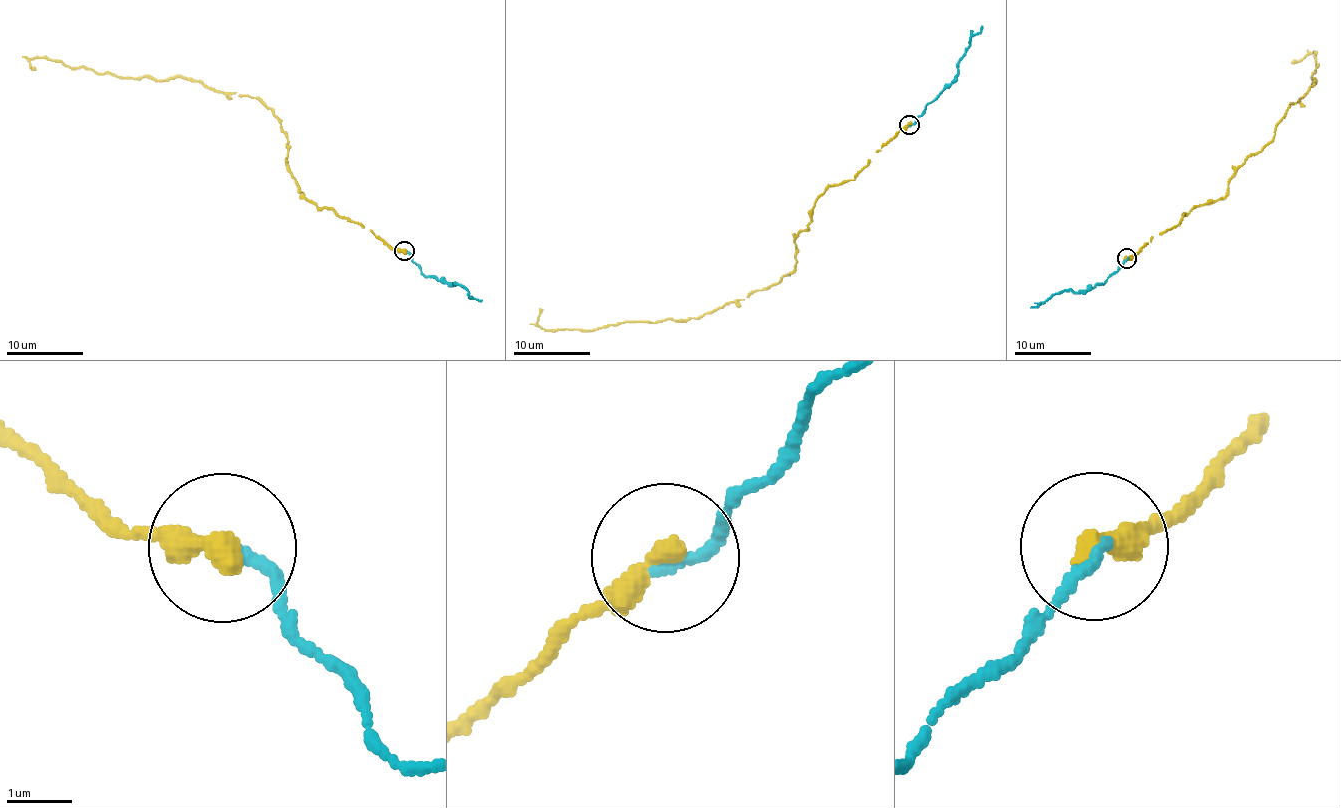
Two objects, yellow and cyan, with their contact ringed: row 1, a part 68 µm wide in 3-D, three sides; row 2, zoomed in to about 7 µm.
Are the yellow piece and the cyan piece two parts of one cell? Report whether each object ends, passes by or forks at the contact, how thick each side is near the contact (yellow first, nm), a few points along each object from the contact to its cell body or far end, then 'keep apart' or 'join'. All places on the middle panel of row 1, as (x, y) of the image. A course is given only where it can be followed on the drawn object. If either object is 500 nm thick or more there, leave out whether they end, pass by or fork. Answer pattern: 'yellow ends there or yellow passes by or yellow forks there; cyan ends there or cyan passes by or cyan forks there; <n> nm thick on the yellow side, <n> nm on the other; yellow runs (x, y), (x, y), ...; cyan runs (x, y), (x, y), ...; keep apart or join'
yellow ends there; cyan ends there; 440 nm thick on the yellow side, 180 nm on the other; yellow runs (910, 124), (828, 186), (794, 241), (796, 268), (763, 290), (688, 320), (598, 330), (544, 329), (543, 309); cyan runs (910, 126), (954, 80), (958, 60), (982, 25); join

